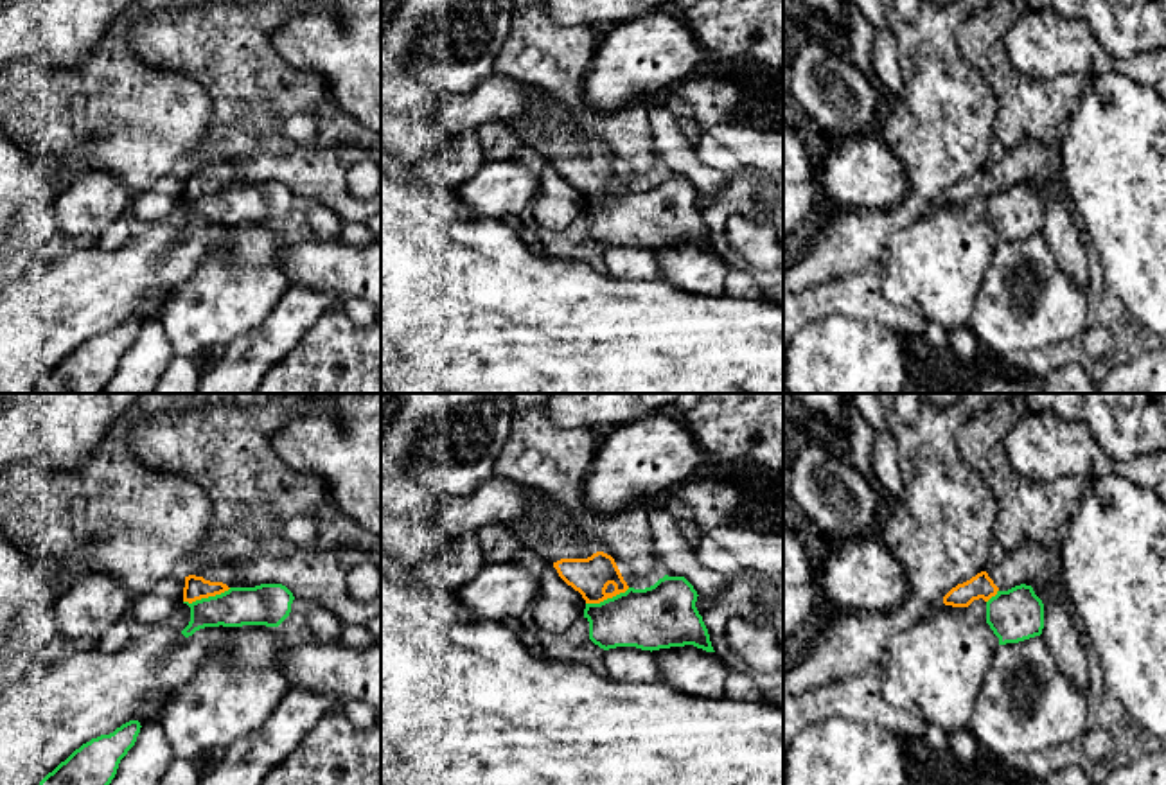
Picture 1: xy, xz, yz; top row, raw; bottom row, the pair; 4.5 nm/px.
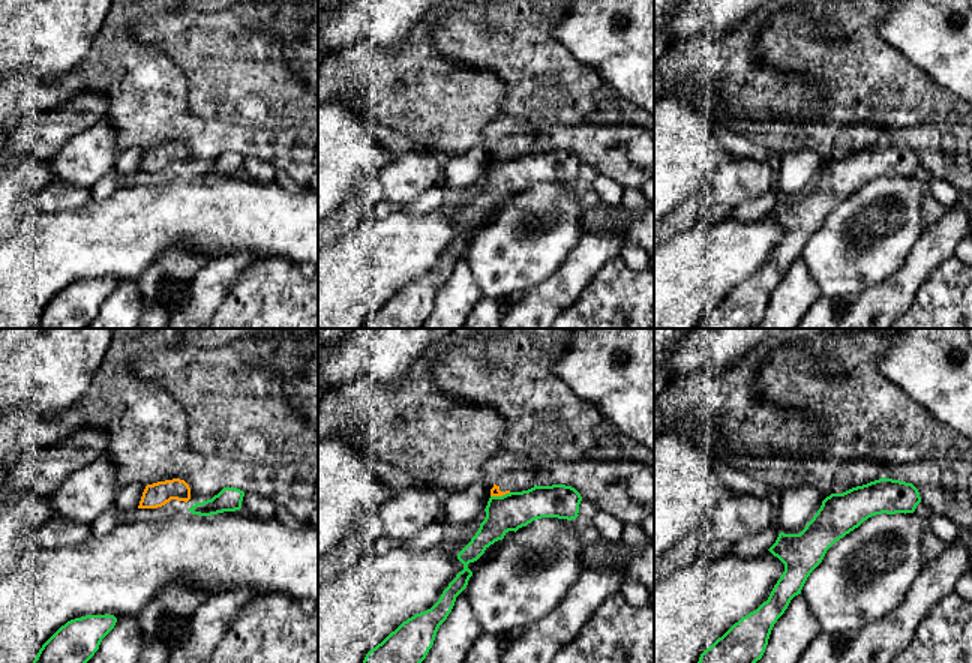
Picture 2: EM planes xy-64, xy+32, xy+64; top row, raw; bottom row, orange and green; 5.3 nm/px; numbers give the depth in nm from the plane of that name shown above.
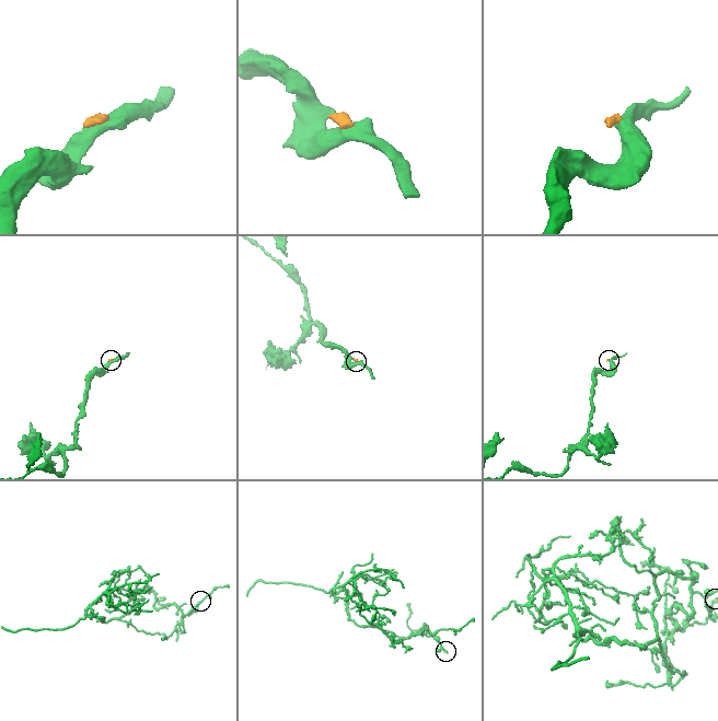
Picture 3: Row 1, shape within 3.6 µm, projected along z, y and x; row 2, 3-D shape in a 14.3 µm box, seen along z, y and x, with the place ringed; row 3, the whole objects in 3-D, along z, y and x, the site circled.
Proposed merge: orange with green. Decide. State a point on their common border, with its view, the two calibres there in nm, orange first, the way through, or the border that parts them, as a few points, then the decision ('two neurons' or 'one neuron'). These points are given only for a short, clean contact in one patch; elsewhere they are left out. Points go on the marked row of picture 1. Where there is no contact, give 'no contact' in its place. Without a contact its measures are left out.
xy (207, 597) | 110/180 nm | along xy (230, 588), (184, 602) | two neurons

